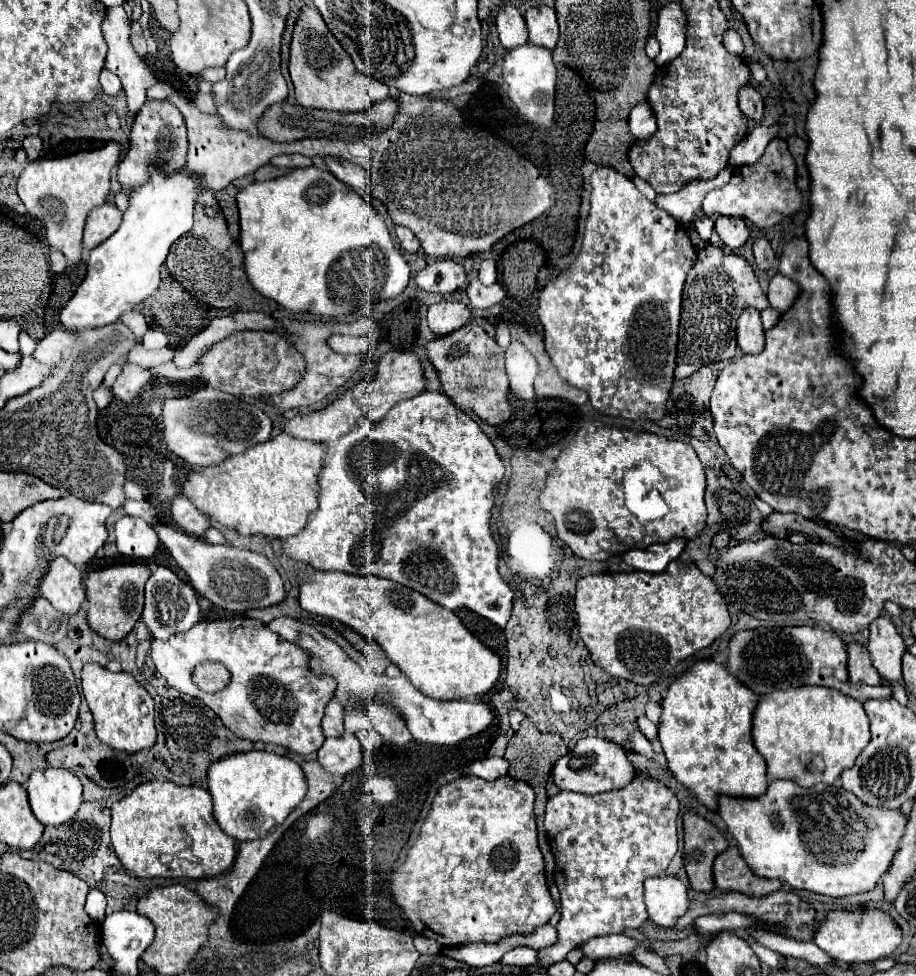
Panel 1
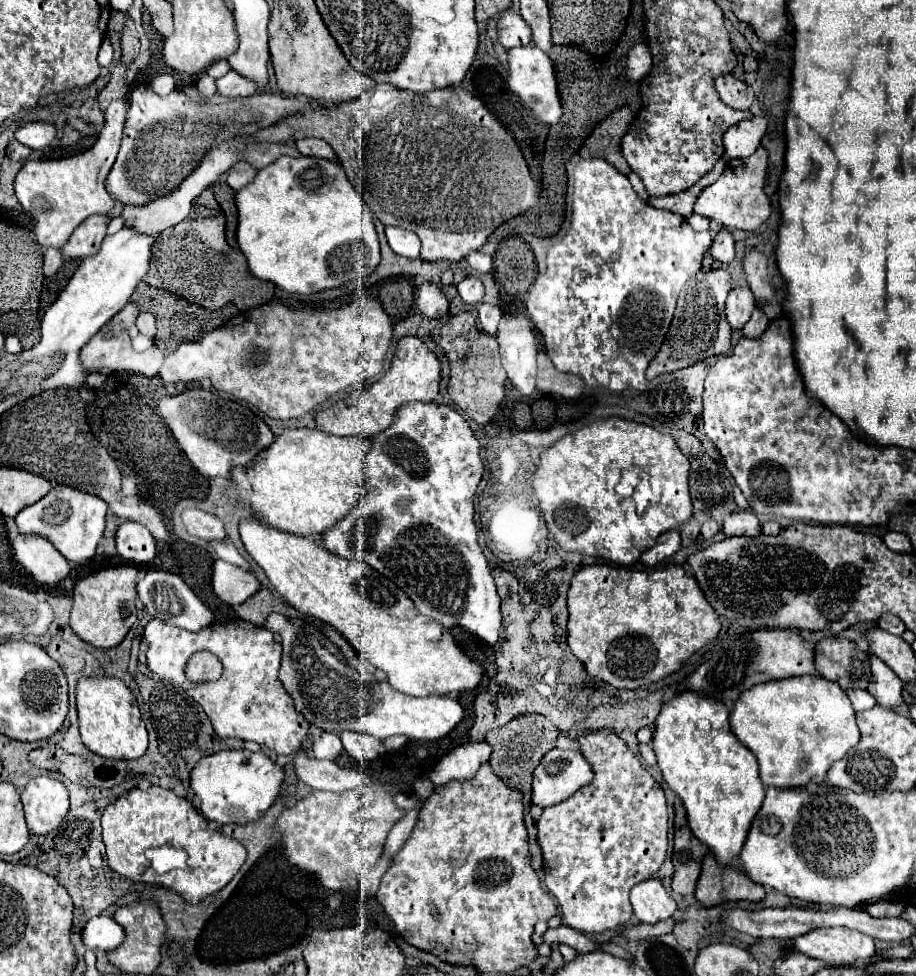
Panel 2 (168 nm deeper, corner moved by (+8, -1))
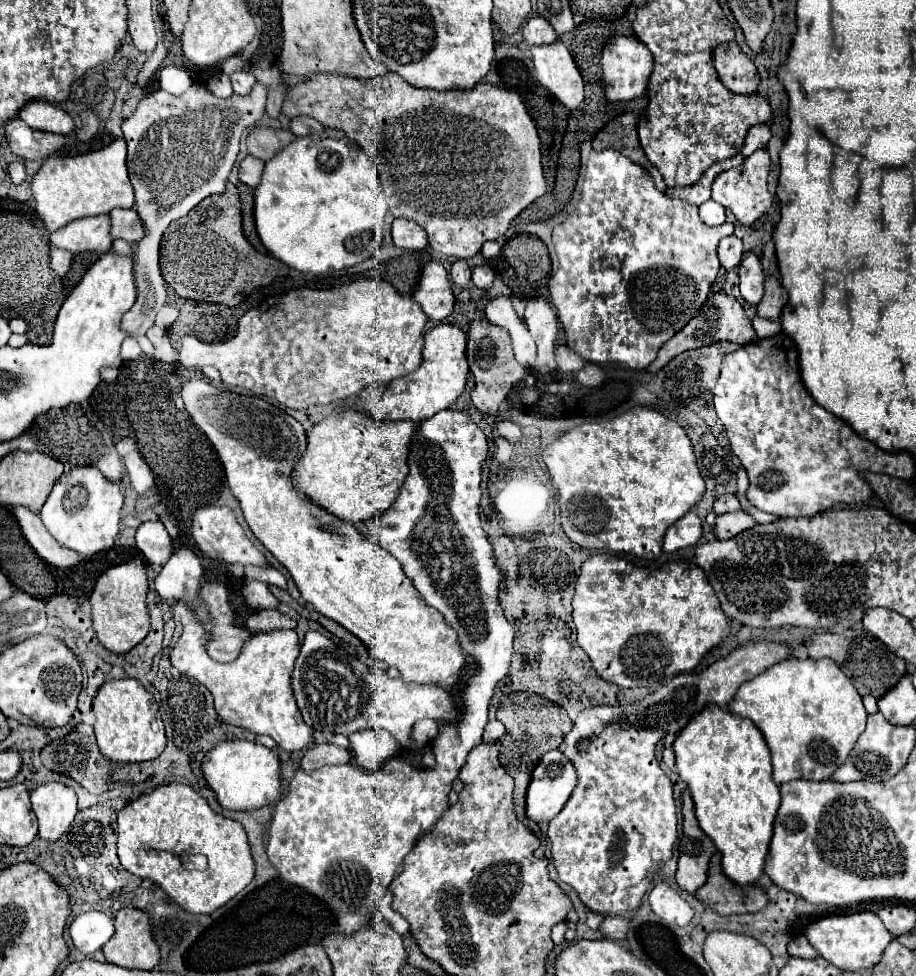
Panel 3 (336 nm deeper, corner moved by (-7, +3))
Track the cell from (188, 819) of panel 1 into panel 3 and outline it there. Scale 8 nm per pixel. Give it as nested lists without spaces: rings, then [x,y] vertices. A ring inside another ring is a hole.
[[[169,783],[127,803],[117,815],[117,855],[121,865],[163,887],[163,893],[193,915],[211,915],[237,893],[241,893],[255,875],[247,833],[241,823],[215,813],[209,803],[183,783]],[[191,853],[183,867],[181,855]],[[205,863],[205,871],[189,871]]]

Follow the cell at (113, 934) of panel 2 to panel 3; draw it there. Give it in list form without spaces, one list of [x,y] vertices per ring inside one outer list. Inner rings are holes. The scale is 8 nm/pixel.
[[[103,911],[81,913],[75,917],[75,921],[69,927],[69,937],[73,945],[85,955],[91,955],[99,947],[103,947],[103,943],[107,943],[111,935],[113,935],[111,913]]]

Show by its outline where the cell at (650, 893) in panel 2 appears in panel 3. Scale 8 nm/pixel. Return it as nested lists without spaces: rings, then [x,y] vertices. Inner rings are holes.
[[[657,883],[649,893],[649,903],[655,915],[659,915],[669,927],[687,927],[693,919],[693,909],[679,897],[667,883]]]

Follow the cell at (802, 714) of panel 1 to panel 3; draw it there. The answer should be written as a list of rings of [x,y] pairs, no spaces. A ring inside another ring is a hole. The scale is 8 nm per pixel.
[[[785,659],[755,679],[743,683],[729,703],[729,711],[747,717],[763,733],[773,757],[773,781],[821,781],[847,759],[851,745],[863,733],[867,711],[861,695],[833,663],[833,659]]]

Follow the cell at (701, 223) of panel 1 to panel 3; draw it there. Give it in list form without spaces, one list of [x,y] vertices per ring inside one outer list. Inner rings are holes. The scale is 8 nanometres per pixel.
[[[707,201],[707,203],[699,205],[699,217],[703,223],[715,227],[715,225],[725,223],[725,209],[715,201]]]

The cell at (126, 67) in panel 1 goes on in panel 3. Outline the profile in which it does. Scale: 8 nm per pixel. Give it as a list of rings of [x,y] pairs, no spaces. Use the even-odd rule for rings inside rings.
[[[115,139],[109,147],[99,151],[73,157],[51,155],[45,159],[31,181],[31,191],[37,201],[35,211],[43,219],[47,231],[57,231],[57,227],[63,227],[81,217],[109,213],[115,207],[131,209],[133,185],[127,175],[125,155],[125,139]]]

